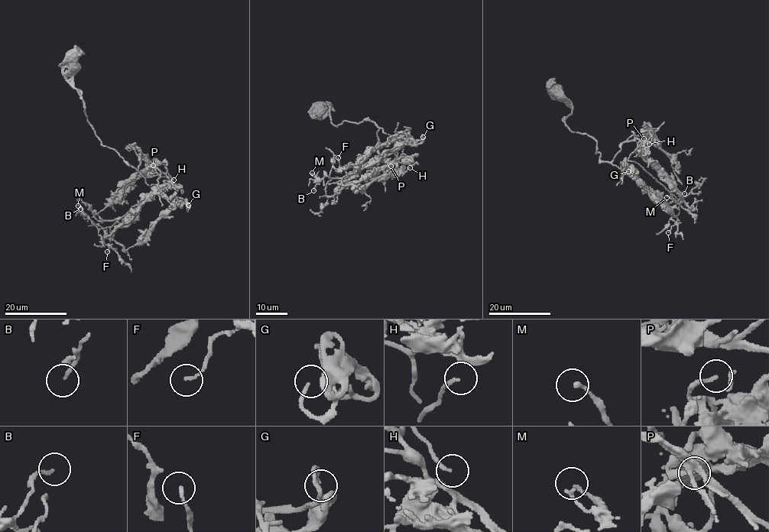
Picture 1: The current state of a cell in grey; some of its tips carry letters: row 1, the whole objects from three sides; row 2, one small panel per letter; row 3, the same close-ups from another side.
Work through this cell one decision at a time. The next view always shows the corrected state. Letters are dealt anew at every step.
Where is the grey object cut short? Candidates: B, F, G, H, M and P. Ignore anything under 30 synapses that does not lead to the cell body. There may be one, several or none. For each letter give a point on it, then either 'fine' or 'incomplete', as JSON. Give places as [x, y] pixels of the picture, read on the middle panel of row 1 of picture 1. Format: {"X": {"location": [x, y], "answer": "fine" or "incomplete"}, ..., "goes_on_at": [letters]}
{"B": {"location": [313, 190], "answer": "fine"}, "F": {"location": [338, 157], "answer": "fine"}, "G": {"location": [423, 137], "answer": "fine"}, "H": {"location": [410, 167], "answer": "incomplete"}, "M": {"location": [312, 173], "answer": "fine"}, "P": {"location": [390, 166], "answer": "fine"}, "goes_on_at": ["H"]}

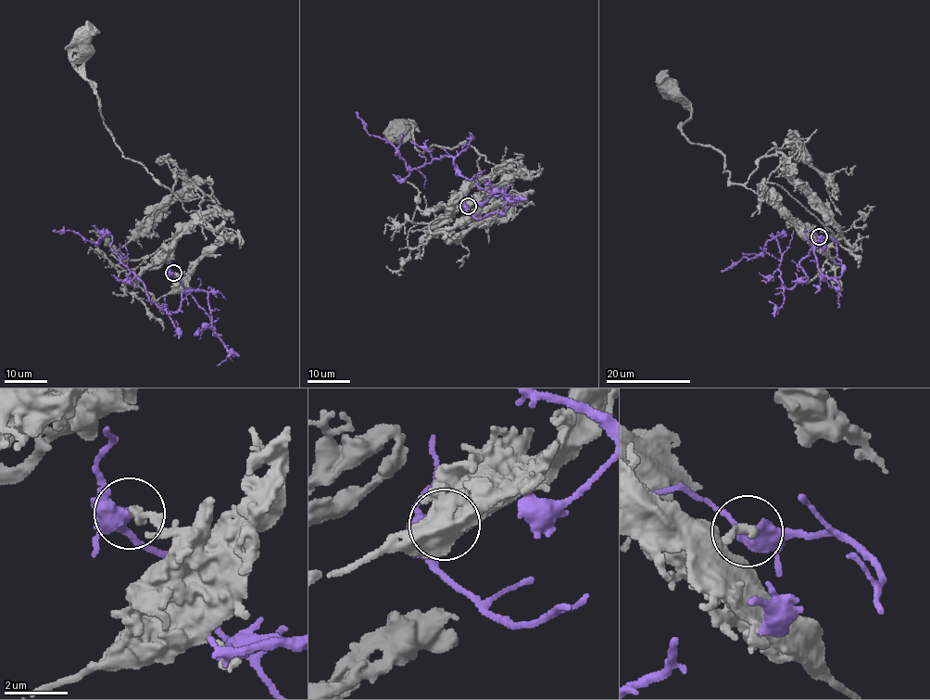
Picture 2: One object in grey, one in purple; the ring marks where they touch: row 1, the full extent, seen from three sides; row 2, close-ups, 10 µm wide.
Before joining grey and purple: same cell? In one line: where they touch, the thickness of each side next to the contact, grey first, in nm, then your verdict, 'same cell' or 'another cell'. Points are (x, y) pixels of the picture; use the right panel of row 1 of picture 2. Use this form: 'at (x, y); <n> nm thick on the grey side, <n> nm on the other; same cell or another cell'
at (819, 236); 280 nm thick on the grey side, 400 nm on the other; another cell

